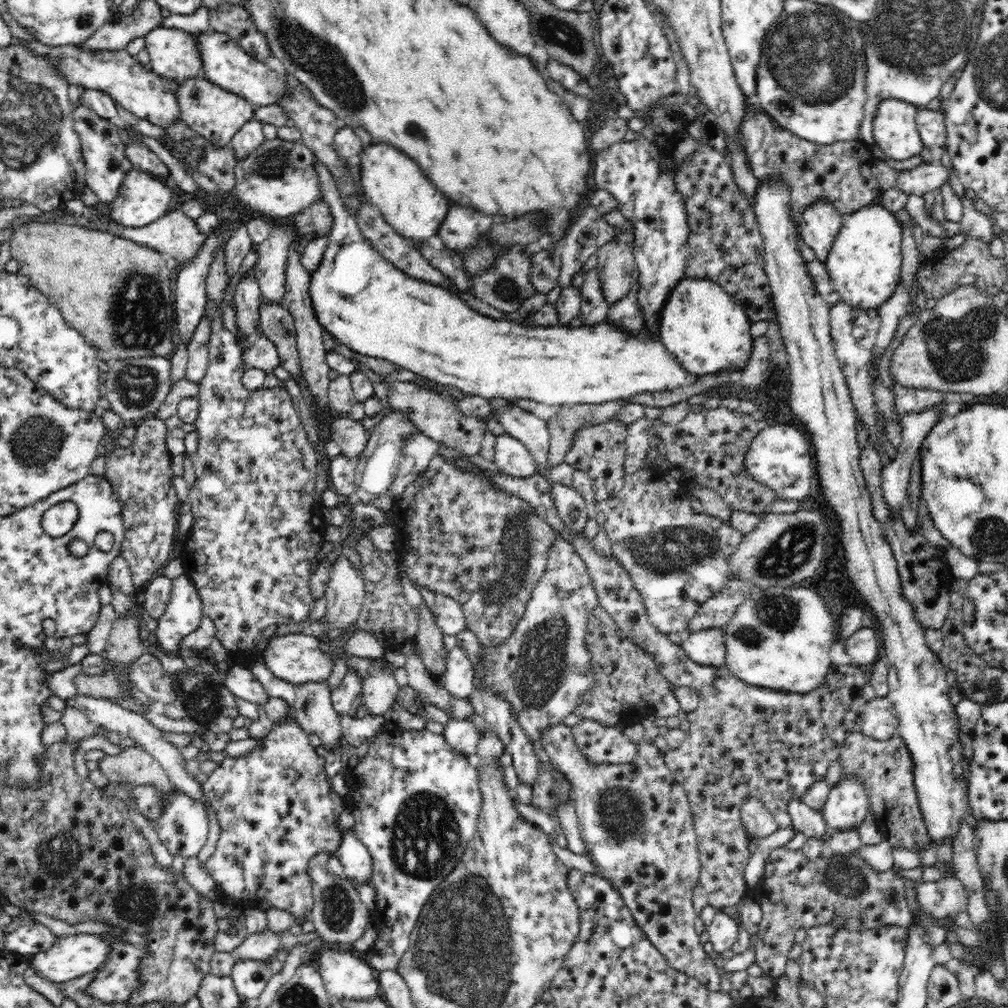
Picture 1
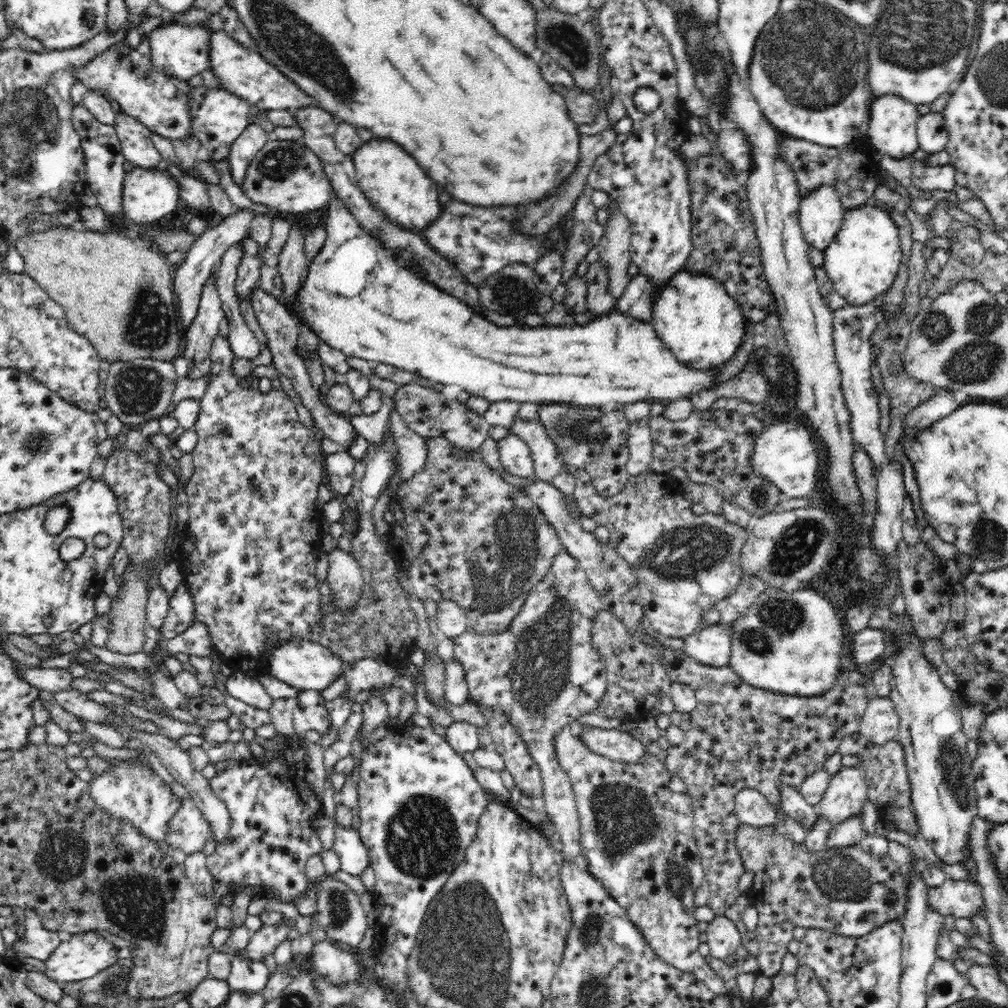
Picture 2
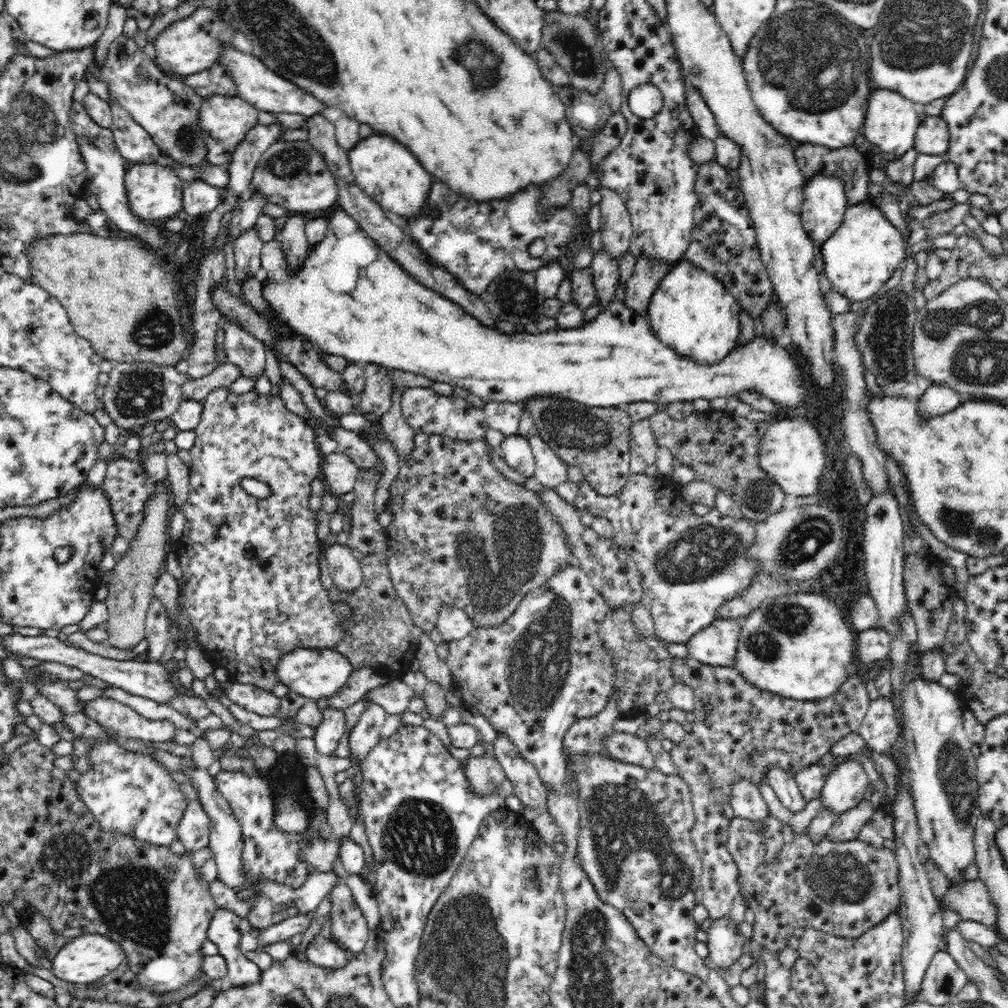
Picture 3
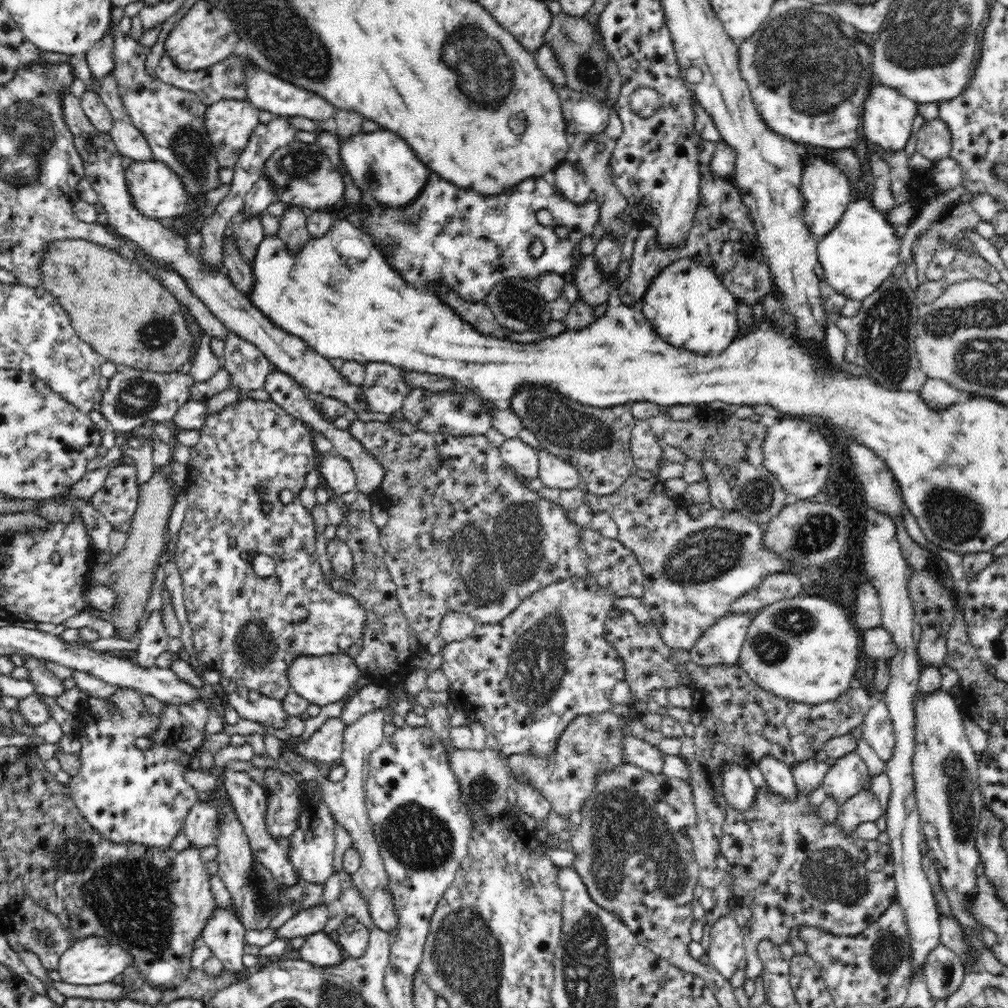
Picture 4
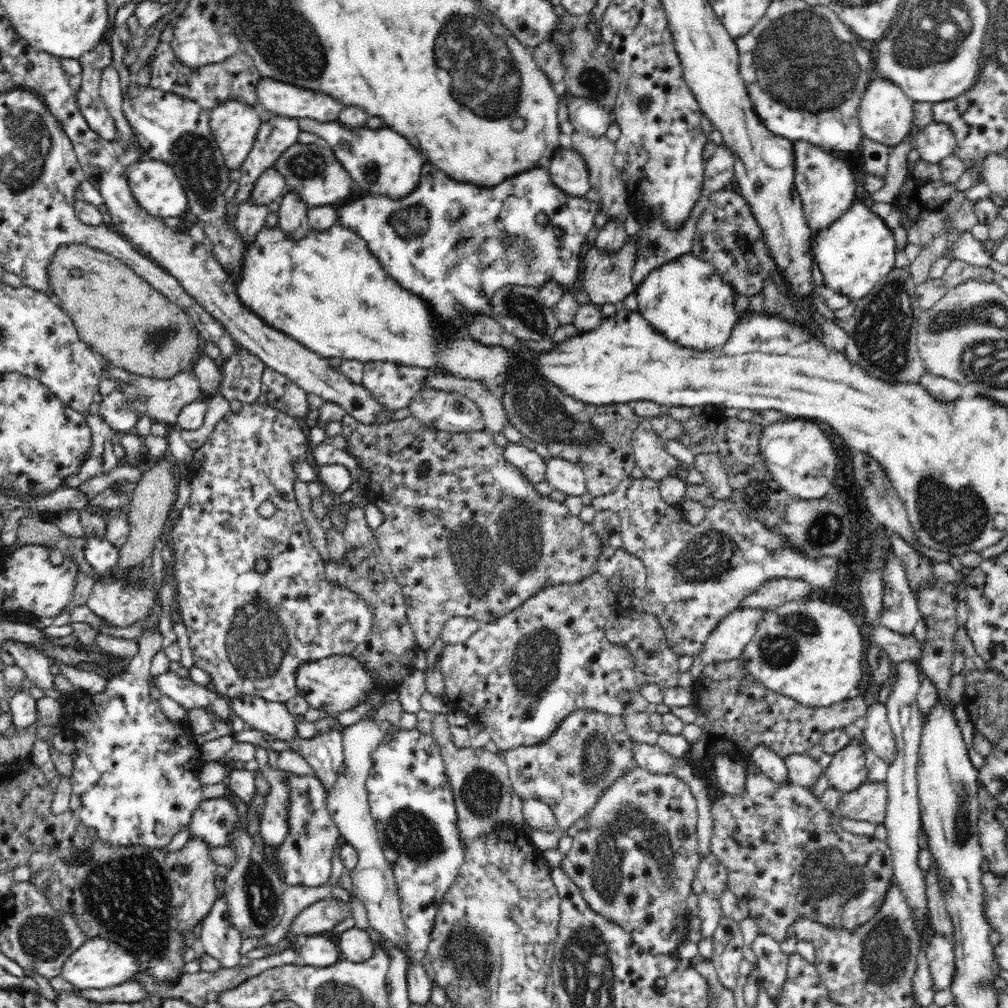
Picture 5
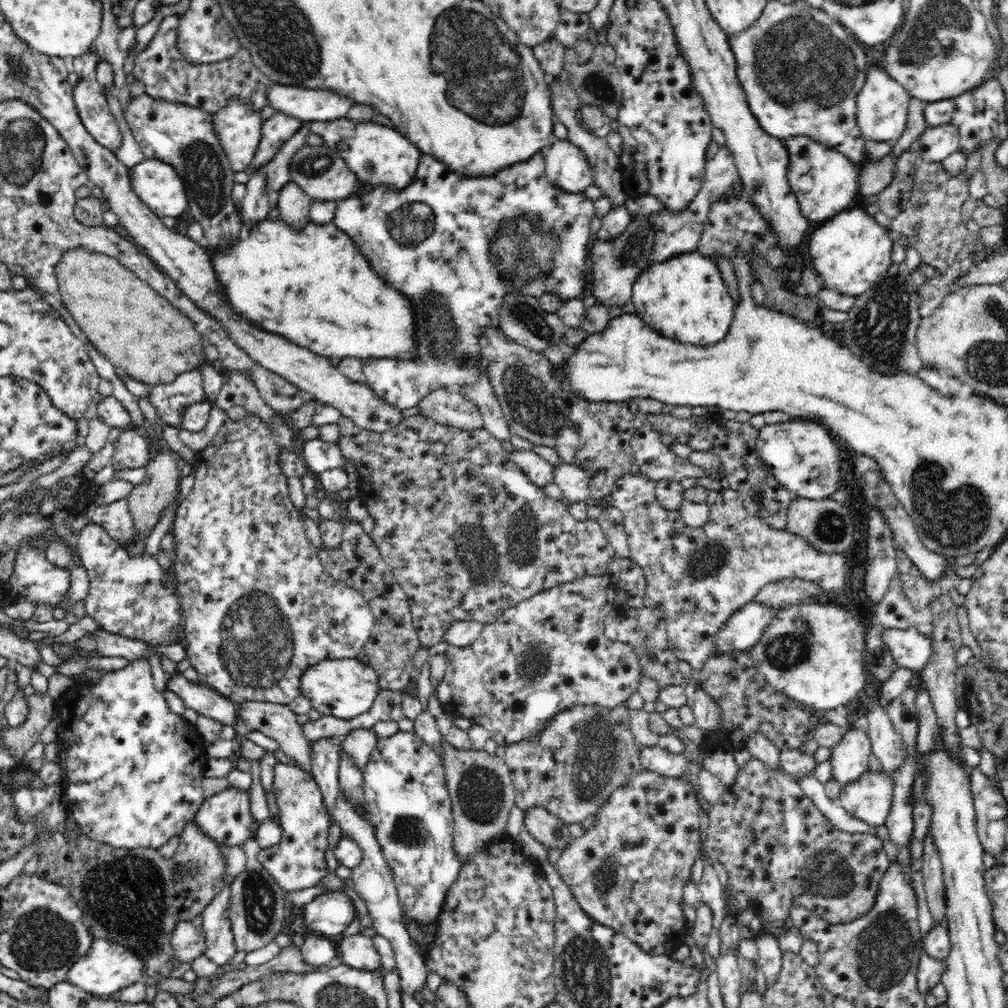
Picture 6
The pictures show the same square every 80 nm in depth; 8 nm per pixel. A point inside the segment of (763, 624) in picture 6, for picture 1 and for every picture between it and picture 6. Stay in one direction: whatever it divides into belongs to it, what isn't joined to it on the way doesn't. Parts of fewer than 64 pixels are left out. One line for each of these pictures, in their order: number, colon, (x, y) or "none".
1: (707, 647)
2: (712, 644)
3: (717, 645)
4: (722, 643)
5: (735, 632)

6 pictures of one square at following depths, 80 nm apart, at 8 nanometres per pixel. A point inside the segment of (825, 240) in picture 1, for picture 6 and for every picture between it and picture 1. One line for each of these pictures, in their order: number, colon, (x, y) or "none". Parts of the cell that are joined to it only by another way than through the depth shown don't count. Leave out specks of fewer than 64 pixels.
2: (822, 213)
3: (825, 200)
4: (827, 191)
5: (826, 183)
6: (824, 181)

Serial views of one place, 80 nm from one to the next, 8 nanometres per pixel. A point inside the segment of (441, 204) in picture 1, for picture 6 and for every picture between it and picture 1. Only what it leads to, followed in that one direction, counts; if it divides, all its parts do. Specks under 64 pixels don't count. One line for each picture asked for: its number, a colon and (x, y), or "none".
2: (392, 180)
3: (386, 170)
4: (380, 162)
5: (379, 160)
6: (377, 154)

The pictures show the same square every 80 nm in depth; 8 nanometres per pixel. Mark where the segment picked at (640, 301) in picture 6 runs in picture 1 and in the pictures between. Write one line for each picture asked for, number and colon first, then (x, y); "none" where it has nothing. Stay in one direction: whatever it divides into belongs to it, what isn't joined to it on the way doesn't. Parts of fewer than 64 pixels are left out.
1: (700, 324)
2: (693, 314)
3: (693, 312)
4: (687, 304)
5: (686, 300)

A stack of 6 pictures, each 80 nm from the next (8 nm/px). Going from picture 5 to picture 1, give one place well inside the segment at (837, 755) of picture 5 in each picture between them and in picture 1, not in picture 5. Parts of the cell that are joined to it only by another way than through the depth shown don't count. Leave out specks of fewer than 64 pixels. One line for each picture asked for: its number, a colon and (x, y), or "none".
1: (847, 803)
2: (847, 791)
3: (846, 783)
4: (847, 775)

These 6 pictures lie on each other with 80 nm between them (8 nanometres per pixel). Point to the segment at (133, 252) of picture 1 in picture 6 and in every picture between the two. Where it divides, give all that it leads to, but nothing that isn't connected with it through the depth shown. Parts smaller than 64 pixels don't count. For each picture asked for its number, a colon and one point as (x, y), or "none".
2: (118, 292)
3: (116, 293)
4: (112, 303)
5: (133, 326)
6: (136, 328)

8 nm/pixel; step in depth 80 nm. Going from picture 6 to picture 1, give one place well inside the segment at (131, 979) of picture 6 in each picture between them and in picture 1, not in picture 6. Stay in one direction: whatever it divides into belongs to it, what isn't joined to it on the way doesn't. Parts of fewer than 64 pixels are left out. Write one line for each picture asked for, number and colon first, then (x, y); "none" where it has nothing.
1: (74, 956)
2: (86, 954)
3: (84, 960)
4: (92, 960)
5: (98, 963)

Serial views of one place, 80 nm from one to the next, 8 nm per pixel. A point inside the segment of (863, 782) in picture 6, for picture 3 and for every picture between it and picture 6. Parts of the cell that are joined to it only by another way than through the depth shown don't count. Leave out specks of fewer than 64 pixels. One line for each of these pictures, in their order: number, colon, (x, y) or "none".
3: (848, 824)
4: (863, 807)
5: (867, 802)

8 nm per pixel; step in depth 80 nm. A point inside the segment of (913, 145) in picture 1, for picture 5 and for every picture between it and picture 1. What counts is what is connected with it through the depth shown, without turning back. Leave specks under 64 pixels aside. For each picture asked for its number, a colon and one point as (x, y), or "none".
2: (892, 124)
3: (891, 120)
4: (887, 118)
5: (885, 115)

